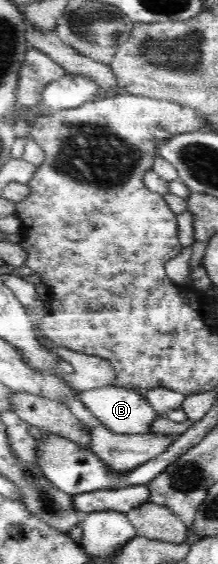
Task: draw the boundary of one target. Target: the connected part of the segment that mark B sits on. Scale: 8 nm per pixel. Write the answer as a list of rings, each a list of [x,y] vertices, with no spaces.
[[[125,387],[91,388],[79,397],[105,428],[117,434],[151,433],[149,426],[157,417],[145,396]]]

